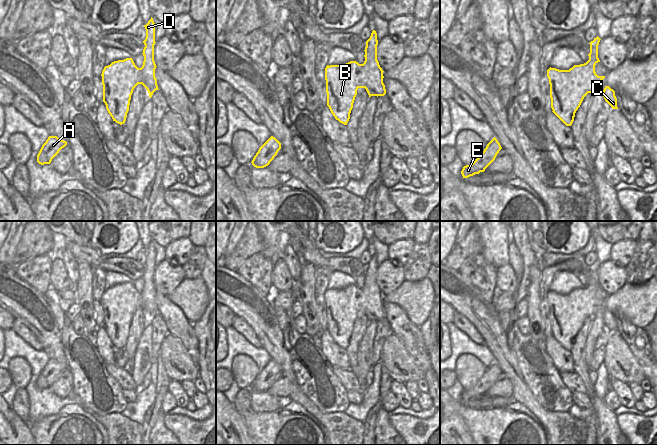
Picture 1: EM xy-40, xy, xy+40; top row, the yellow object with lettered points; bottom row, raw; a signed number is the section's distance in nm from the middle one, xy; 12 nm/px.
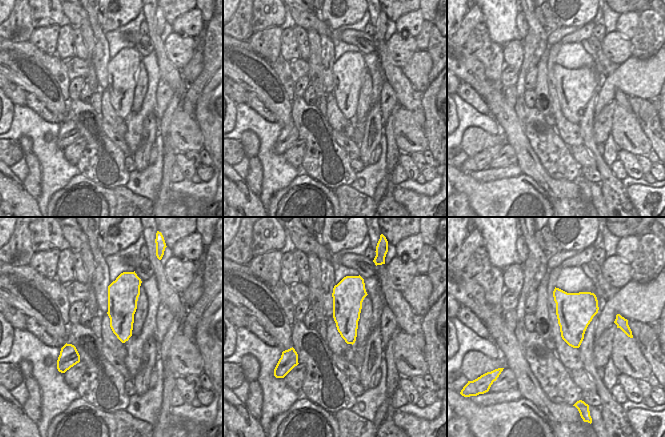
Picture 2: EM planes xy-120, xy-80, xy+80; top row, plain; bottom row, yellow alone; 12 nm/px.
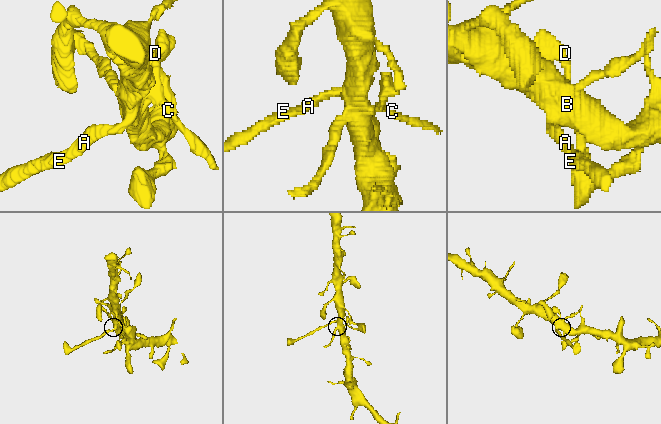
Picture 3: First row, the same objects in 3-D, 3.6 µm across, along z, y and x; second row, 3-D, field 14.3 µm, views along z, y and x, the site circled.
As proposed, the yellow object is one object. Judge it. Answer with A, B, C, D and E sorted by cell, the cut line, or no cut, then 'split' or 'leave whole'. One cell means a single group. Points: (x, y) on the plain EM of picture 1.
A B C D E | no cut | leave whole

